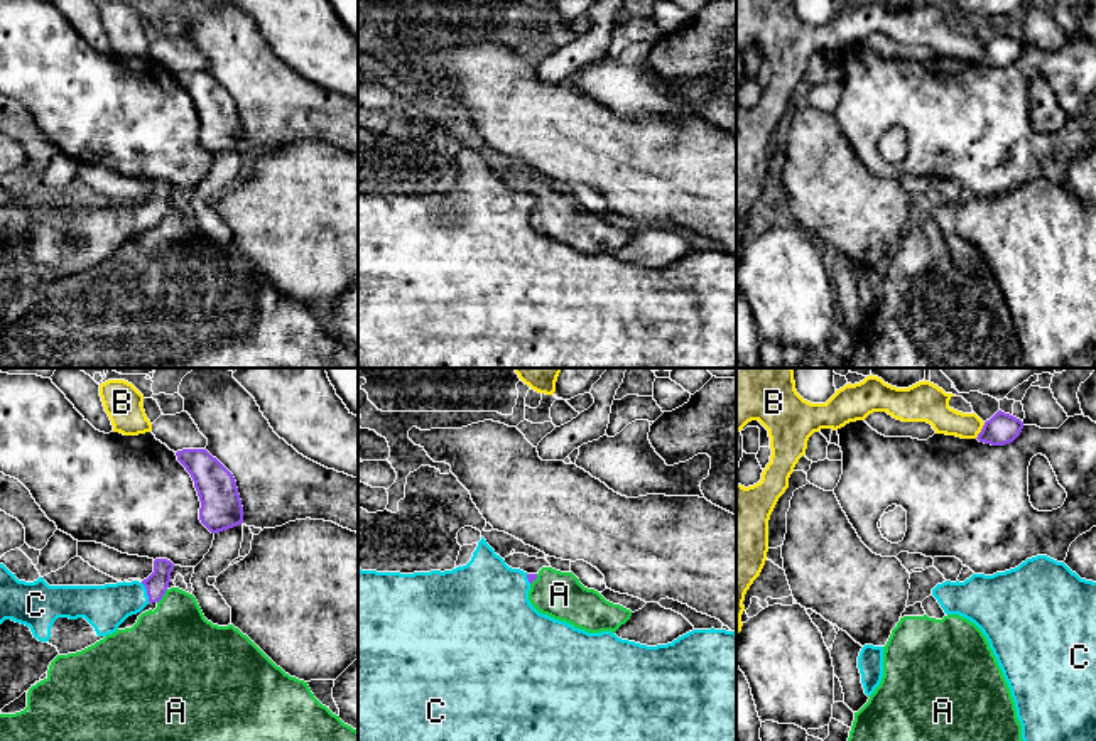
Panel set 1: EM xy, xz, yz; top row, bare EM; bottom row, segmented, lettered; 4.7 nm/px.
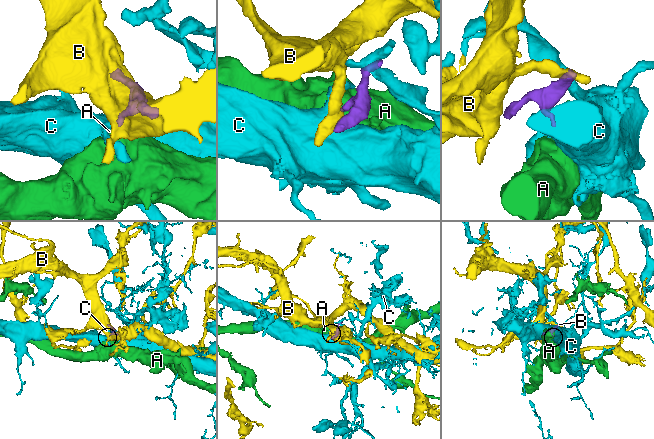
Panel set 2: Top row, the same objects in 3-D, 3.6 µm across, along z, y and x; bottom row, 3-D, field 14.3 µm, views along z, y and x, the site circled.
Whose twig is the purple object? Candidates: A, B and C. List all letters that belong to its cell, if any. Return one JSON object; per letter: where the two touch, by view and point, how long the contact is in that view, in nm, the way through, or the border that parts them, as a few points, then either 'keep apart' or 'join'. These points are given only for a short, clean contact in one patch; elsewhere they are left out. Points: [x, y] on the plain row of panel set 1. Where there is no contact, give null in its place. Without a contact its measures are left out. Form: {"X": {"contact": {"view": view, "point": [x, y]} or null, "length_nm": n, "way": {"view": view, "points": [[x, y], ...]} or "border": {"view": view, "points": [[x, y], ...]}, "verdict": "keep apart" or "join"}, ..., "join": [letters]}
{"A": {"contact": {"view": "xy", "point": [162, 216]}, "length_nm": 90, "border": {"view": "xy", "points": [[168, 211], [157, 225]]}, "verdict": "keep apart"}, "B": {"contact": {"view": "yz", "point": [982, 53]}, "length_nm": 90, "border": {"view": "yz", "points": [[985, 44], [975, 59]]}, "verdict": "keep apart"}, "C": {"contact": {"view": "xy", "point": [147, 215]}, "length_nm": 100, "way": {"view": "xy", "points": [[157, 205], [147, 215], [120, 221], [105, 230]]}, "verdict": "join"}, "join": ["C"]}

